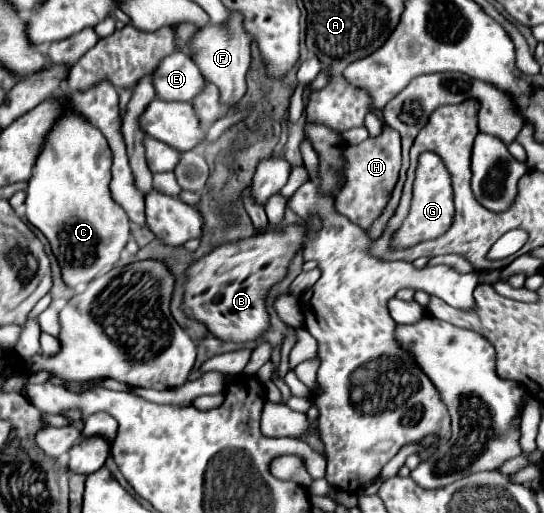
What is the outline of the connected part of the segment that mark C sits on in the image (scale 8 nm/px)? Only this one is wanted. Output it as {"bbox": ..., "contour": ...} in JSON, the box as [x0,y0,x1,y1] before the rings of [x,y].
{"bbox":[25,109,131,289],"contour":[[[65,109],[63,115],[53,123],[47,133],[41,153],[35,159],[33,175],[29,183],[29,201],[25,199],[27,219],[35,225],[51,243],[51,251],[59,261],[63,283],[71,289],[83,289],[93,277],[109,271],[120,259],[121,252],[131,235],[131,222],[120,205],[111,197],[111,163],[113,151],[107,145],[107,139],[97,127],[93,127],[81,113]]]}

